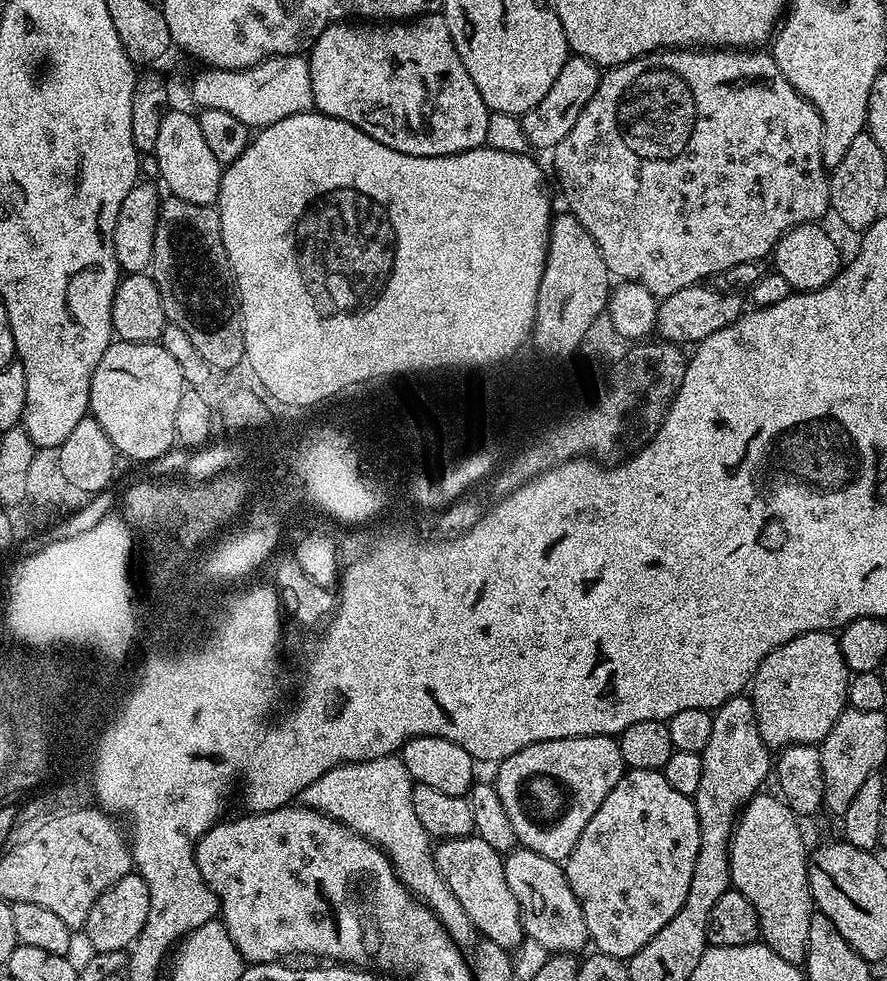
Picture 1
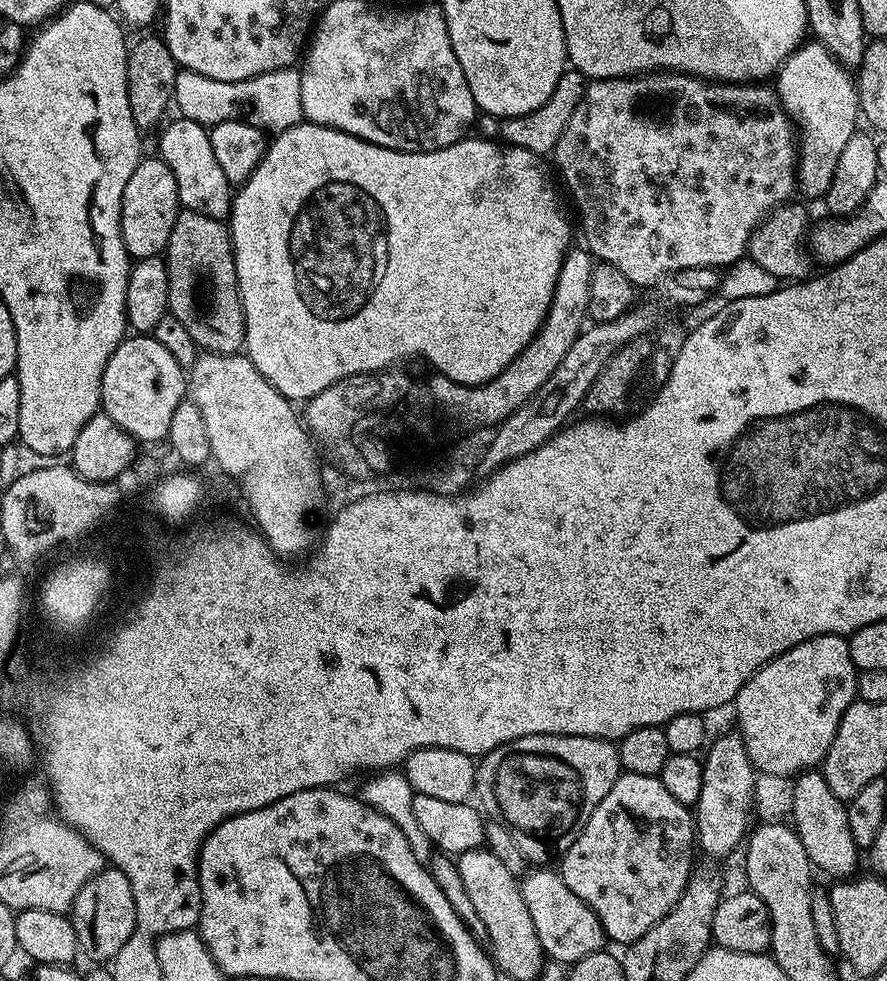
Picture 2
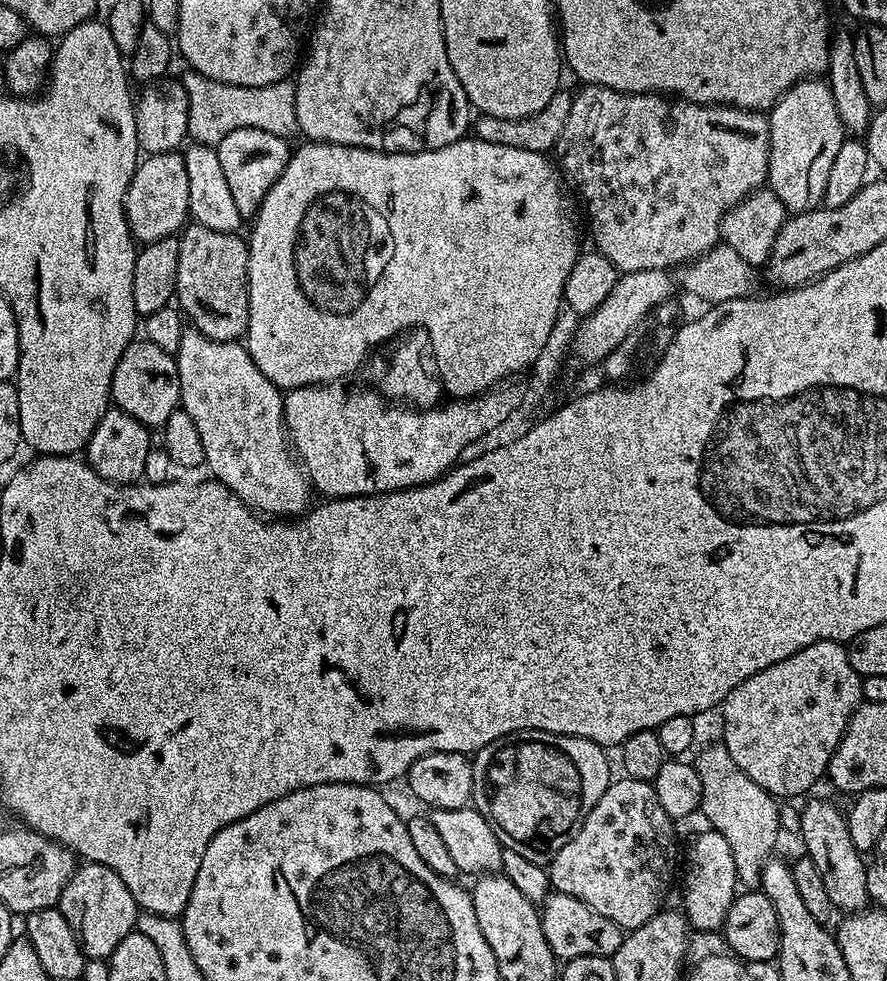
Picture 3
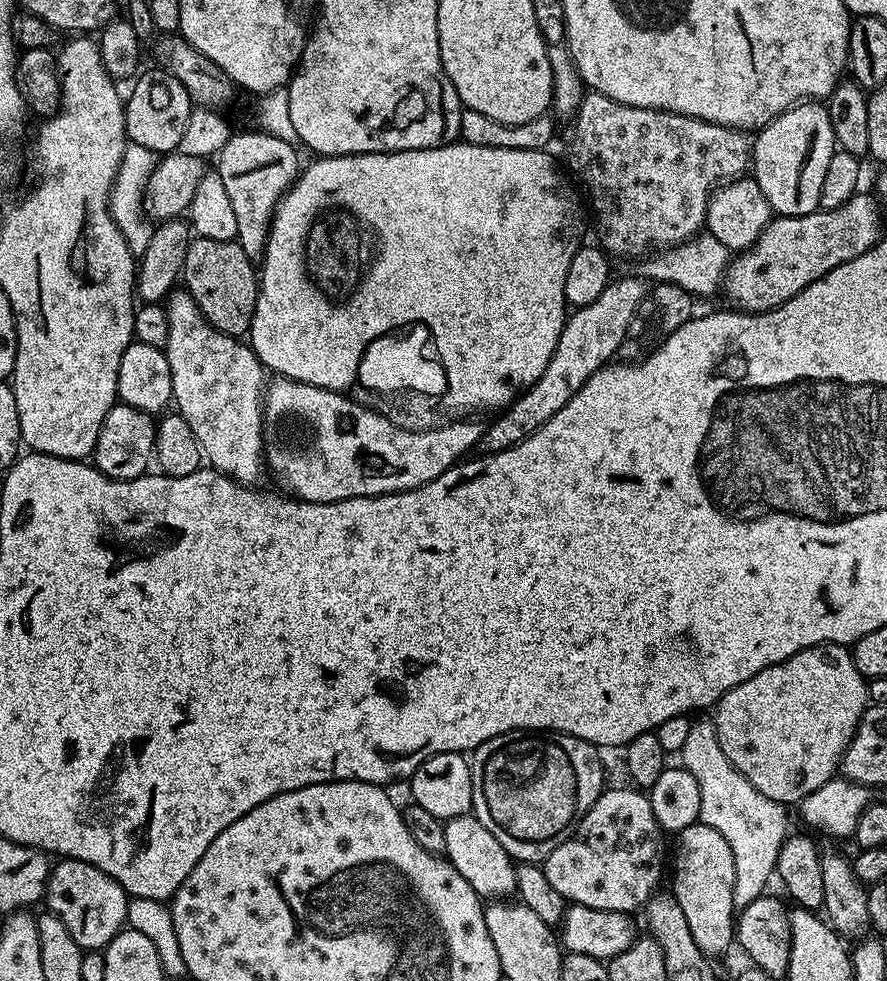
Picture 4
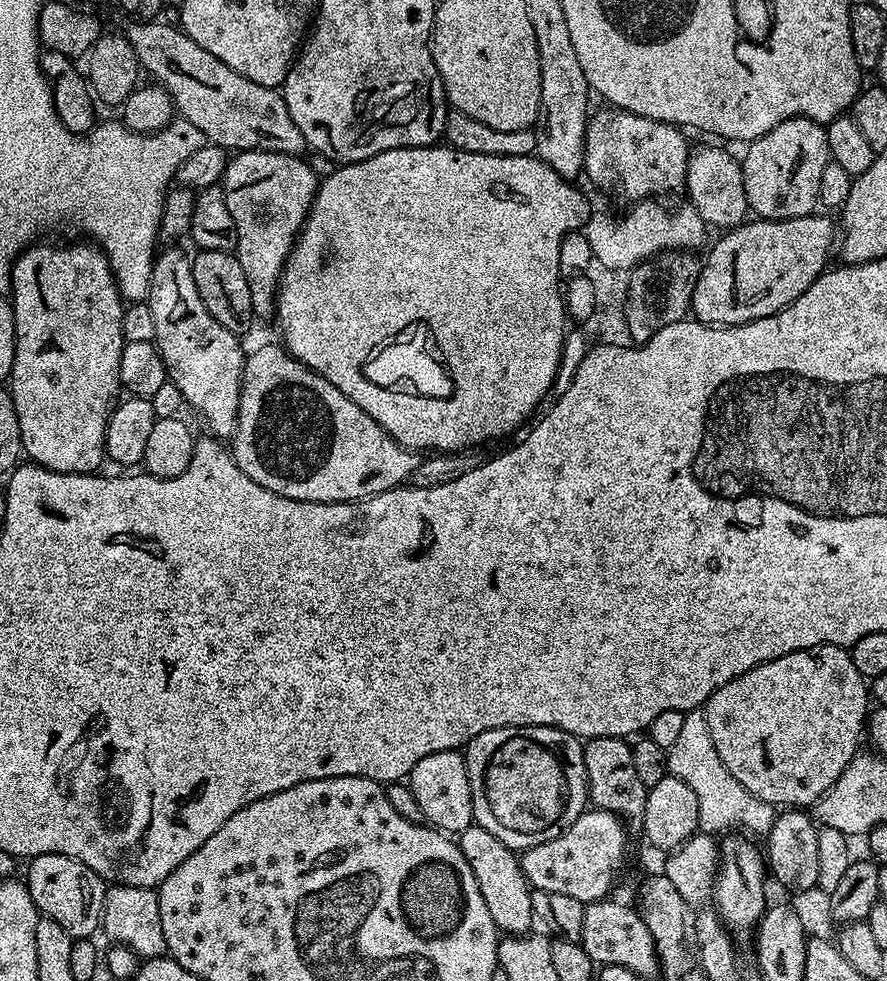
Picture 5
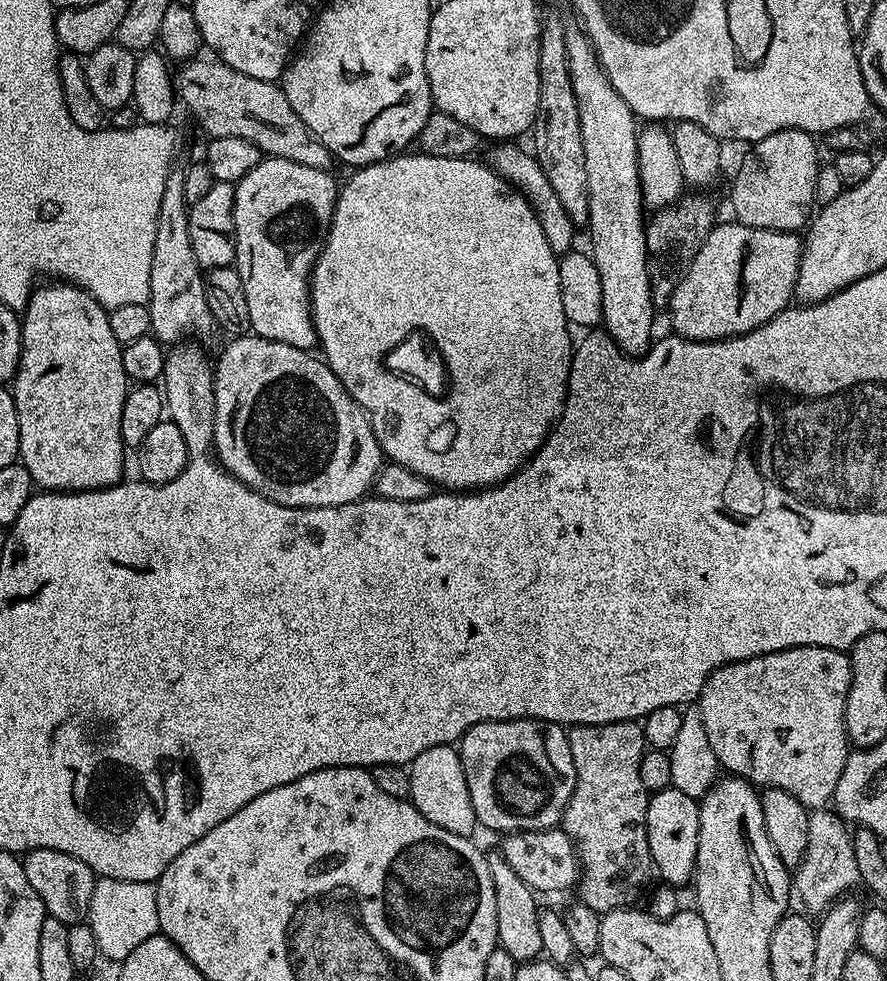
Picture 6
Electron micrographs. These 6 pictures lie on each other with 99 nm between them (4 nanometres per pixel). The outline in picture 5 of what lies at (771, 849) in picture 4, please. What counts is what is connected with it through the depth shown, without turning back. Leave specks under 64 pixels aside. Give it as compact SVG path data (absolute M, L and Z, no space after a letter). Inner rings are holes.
M692 709L685 713L677 741L668 749L668 771L694 792L698 800L699 829L703 833L722 834L736 829L752 836L766 836L772 829L775 807L754 798L726 768L714 747L703 709Z

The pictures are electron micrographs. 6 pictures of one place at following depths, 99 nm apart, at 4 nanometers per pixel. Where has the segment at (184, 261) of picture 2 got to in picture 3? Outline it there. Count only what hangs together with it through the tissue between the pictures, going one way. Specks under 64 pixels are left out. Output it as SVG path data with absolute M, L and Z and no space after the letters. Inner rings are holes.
M195 222L179 233L178 278L175 303L190 321L191 327L206 334L208 340L239 341L248 331L250 306L248 305L248 241L243 235L222 230L210 230Z

